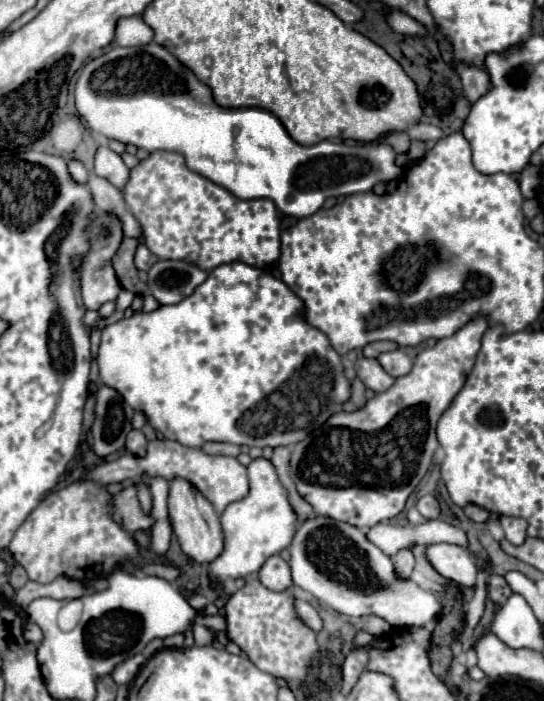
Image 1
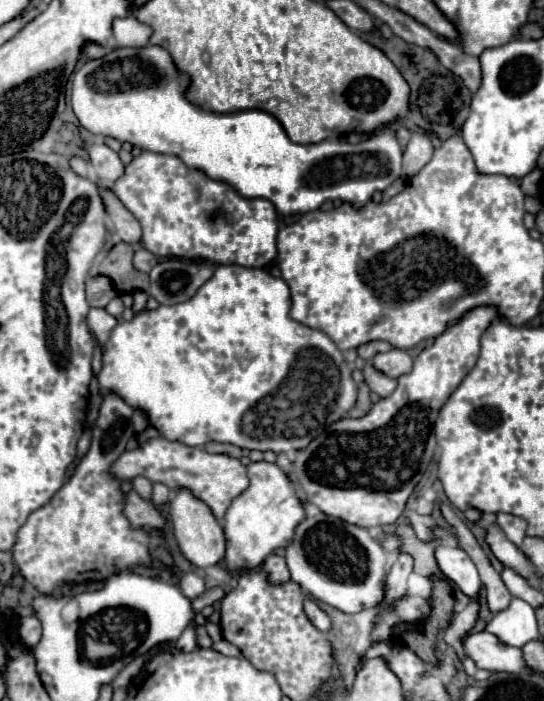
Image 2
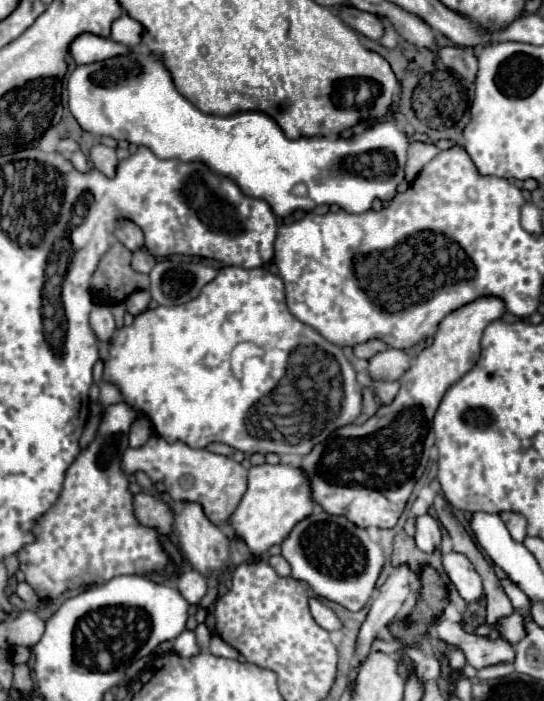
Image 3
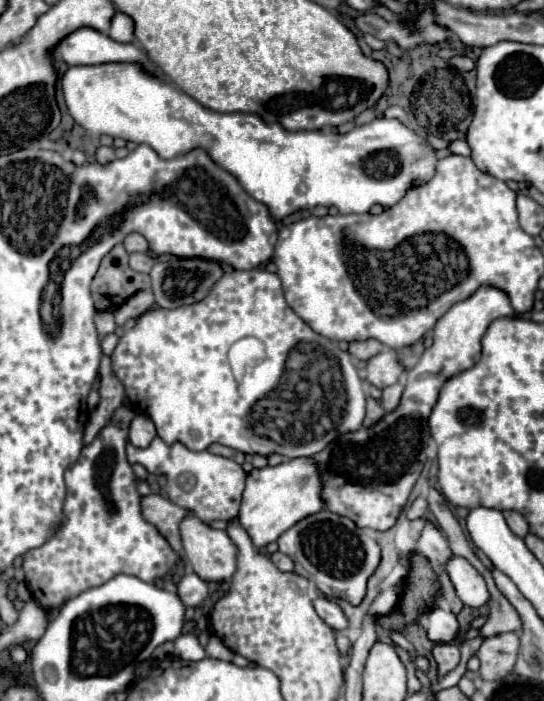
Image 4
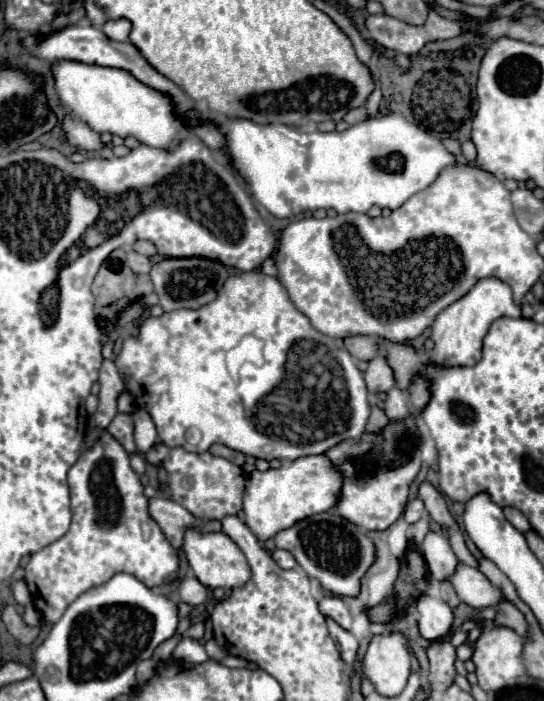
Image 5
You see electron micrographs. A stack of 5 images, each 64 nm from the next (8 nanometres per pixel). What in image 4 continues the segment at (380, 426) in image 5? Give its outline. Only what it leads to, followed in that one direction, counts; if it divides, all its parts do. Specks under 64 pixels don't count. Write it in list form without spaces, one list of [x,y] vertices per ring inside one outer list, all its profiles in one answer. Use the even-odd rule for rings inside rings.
[[[368,398],[368,406],[366,406],[366,418],[364,418],[364,426],[366,428],[370,428],[370,426],[374,426],[376,422],[380,422],[382,418],[384,418],[384,408],[380,408],[380,404],[376,402],[376,400],[372,400],[372,398]]]

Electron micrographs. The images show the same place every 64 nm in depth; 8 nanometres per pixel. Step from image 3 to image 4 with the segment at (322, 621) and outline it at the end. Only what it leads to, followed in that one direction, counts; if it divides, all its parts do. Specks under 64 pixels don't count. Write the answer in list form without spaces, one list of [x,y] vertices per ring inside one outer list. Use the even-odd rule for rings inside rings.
[[[320,596],[320,598],[314,600],[314,608],[316,608],[318,616],[320,616],[330,628],[334,628],[334,630],[346,630],[346,628],[348,628],[348,618],[346,618],[344,610],[342,610],[336,602]]]

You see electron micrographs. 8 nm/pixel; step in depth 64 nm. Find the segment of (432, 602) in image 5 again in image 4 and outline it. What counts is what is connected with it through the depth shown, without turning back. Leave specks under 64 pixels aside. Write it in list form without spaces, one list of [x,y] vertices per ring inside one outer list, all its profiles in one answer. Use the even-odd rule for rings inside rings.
[[[432,606],[424,612],[426,634],[432,642],[450,642],[458,634],[458,622],[452,612],[442,610],[440,606]]]

